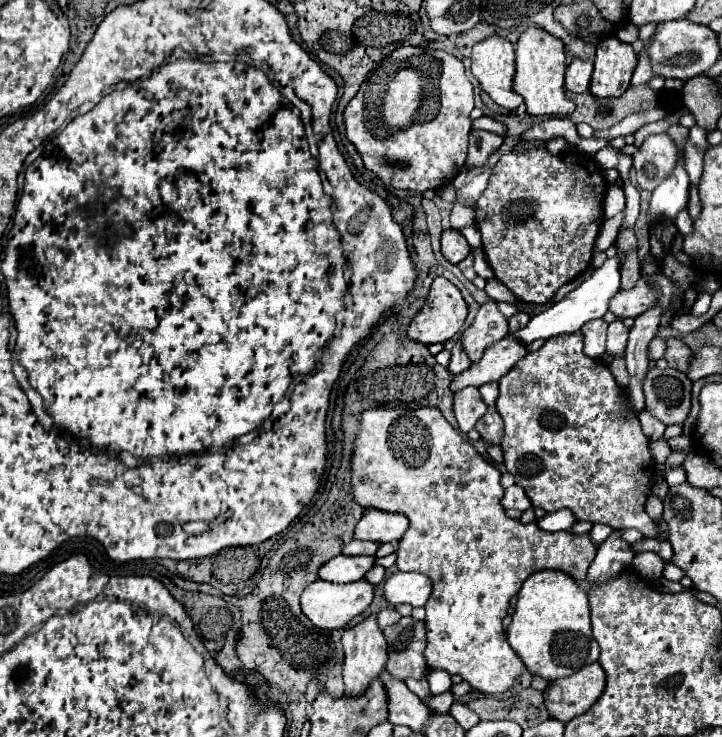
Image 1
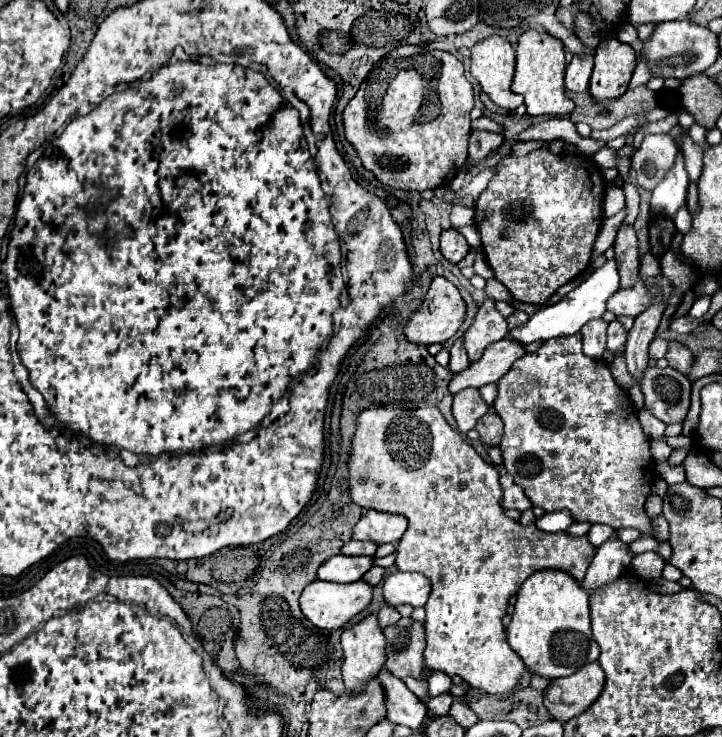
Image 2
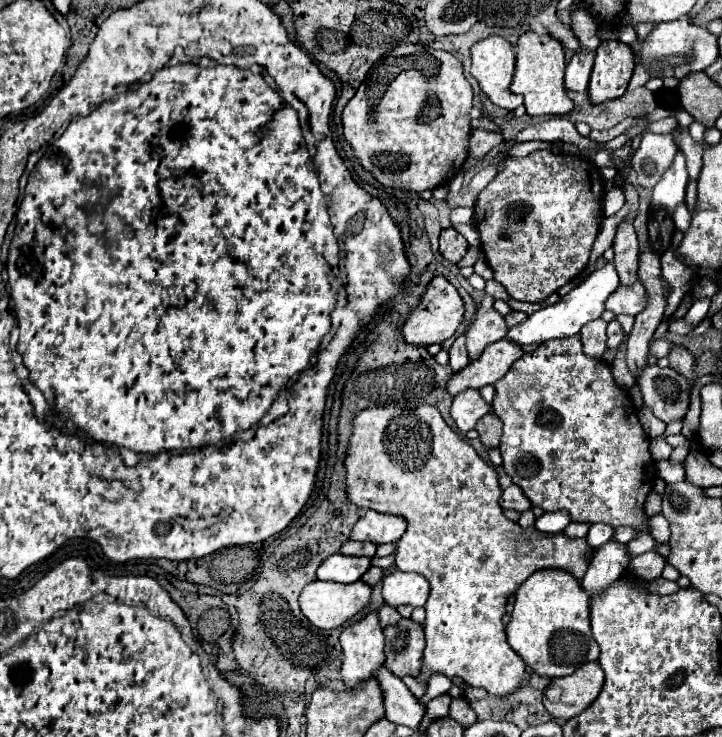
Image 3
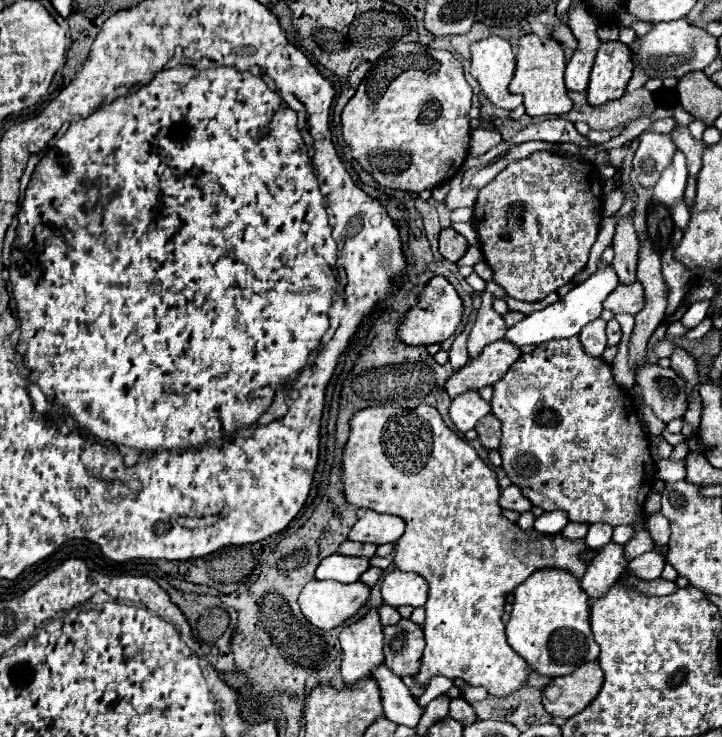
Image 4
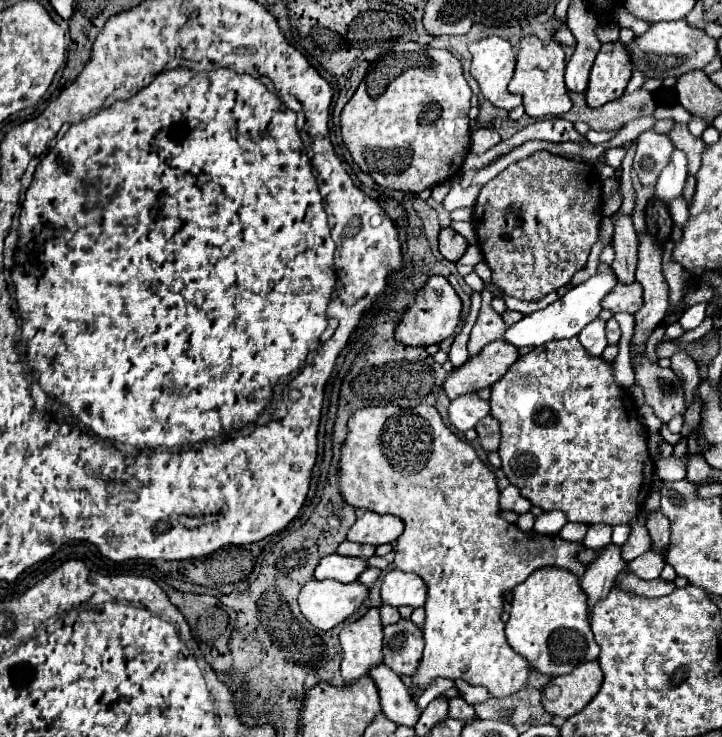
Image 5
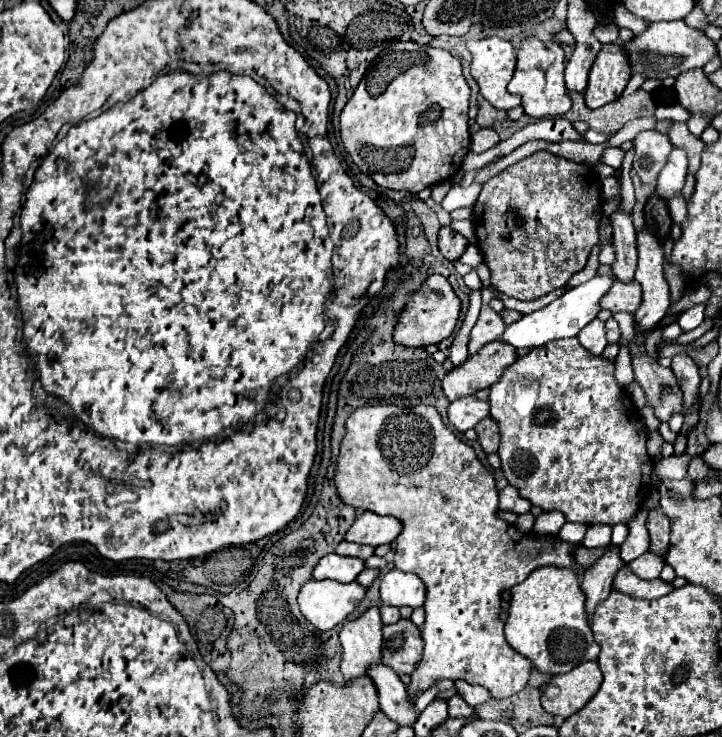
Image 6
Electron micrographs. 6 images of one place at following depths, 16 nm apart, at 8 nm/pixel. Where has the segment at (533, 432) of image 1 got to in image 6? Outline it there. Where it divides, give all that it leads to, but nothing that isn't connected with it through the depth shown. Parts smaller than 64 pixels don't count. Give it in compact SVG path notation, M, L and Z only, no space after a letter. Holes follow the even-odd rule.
M568 338L568 340L552 340L552 344L544 344L540 348L530 350L526 356L518 358L504 374L502 378L490 386L490 416L494 416L494 420L500 424L500 460L502 460L502 470L504 476L508 478L508 482L512 486L518 488L520 496L524 496L526 500L530 500L534 506L540 506L542 510L560 510L564 512L568 522L580 522L580 524L628 524L636 512L642 506L642 500L646 500L646 496L650 494L652 488L652 470L654 470L654 460L646 450L646 426L640 424L642 418L638 414L638 408L634 406L632 398L628 396L626 390L622 390L622 386L618 386L616 378L614 378L614 364L604 360L602 356L592 356L580 342L578 338Z

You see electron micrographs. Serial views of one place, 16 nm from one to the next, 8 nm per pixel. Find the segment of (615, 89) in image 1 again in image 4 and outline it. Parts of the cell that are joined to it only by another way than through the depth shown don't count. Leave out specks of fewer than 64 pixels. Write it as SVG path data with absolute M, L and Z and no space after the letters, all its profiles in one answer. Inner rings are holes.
M602 42L588 84L588 102L592 106L616 100L626 92L634 70L632 52L622 42Z

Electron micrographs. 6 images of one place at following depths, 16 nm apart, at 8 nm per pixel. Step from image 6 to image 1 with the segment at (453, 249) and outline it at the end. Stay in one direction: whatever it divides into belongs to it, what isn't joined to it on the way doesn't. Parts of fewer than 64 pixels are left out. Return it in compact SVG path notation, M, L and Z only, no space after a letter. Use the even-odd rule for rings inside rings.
M446 230L442 234L442 254L448 262L460 264L472 252L470 244L458 230Z

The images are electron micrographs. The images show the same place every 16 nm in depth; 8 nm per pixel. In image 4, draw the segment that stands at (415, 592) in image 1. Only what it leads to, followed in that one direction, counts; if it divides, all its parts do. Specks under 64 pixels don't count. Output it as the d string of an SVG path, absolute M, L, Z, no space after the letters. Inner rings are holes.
M394 570L382 578L382 598L388 606L424 606L428 596L428 582L418 574Z

